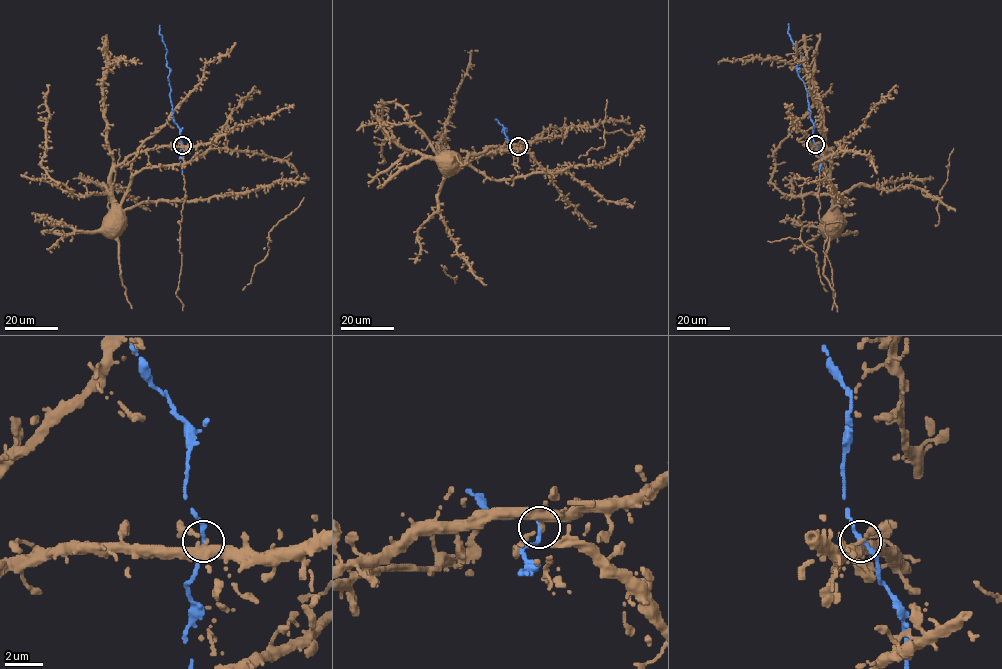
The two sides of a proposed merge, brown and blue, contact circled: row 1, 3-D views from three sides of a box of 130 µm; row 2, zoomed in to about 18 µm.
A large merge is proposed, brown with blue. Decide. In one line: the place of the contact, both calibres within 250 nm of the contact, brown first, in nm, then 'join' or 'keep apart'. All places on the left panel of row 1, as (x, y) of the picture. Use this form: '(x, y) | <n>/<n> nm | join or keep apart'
(182, 145) | 280/220 nm | join

